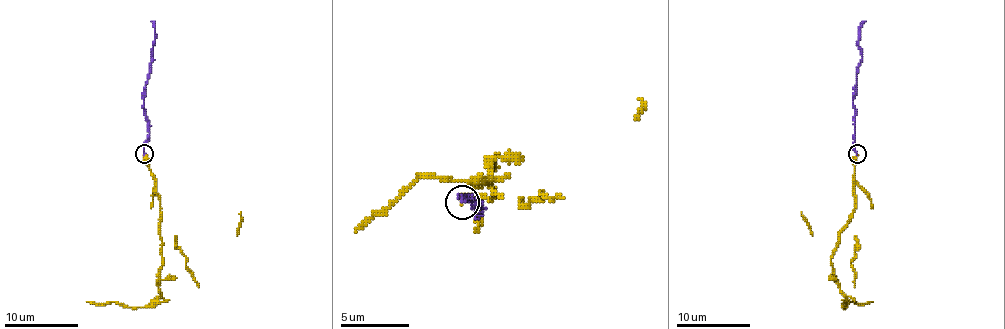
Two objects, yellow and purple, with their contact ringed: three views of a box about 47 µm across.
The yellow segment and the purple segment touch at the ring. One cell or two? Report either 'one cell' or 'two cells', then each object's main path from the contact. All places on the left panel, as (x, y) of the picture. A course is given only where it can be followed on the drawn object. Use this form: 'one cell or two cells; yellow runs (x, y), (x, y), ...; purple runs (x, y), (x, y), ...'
two cells; yellow runs (143, 155), (154, 181), (160, 212), (160, 294), (143, 307), (123, 307), (114, 302), (87, 302); purple runs (143, 153), (143, 142), (149, 133), (143, 93), (153, 58), (154, 28), (151, 21)

